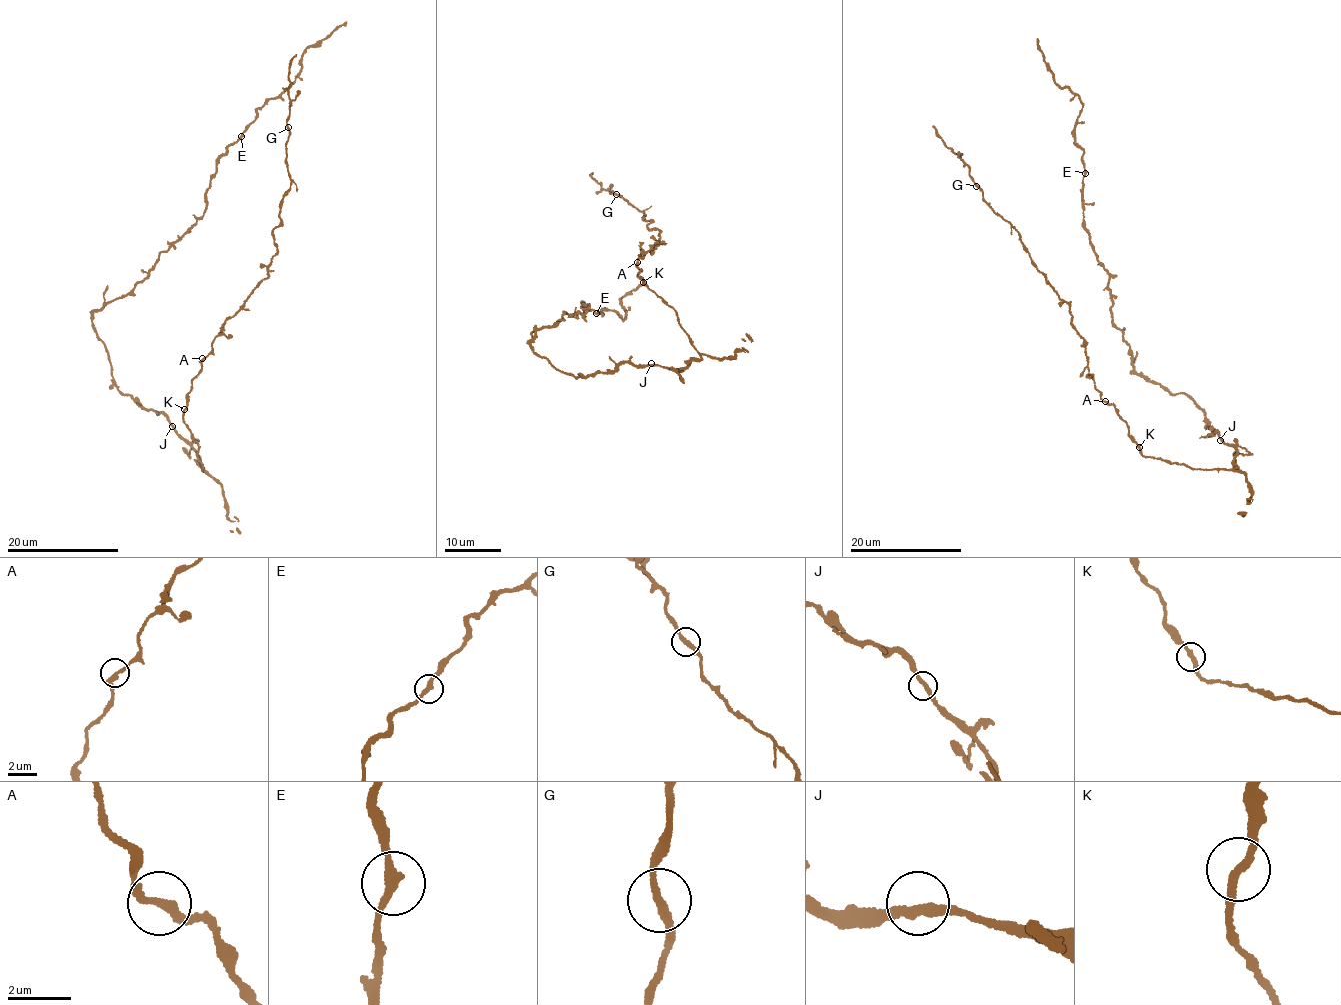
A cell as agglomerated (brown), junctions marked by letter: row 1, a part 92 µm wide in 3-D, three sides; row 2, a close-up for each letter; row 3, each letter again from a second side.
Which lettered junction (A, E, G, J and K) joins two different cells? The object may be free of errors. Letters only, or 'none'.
none

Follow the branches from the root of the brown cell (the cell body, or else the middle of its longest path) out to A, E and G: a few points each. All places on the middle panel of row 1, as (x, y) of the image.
A: (652, 365), (674, 369), (686, 367), (700, 354), (681, 326), (675, 311), (638, 278), (637, 262)
E: (652, 365), (621, 361), (576, 378), (533, 351), (534, 333), (565, 313), (581, 315), (584, 302), (596, 313)
G: (652, 365), (686, 367), (700, 354), (675, 311), (638, 278), (638, 255), (663, 242), (659, 230), (616, 194)

